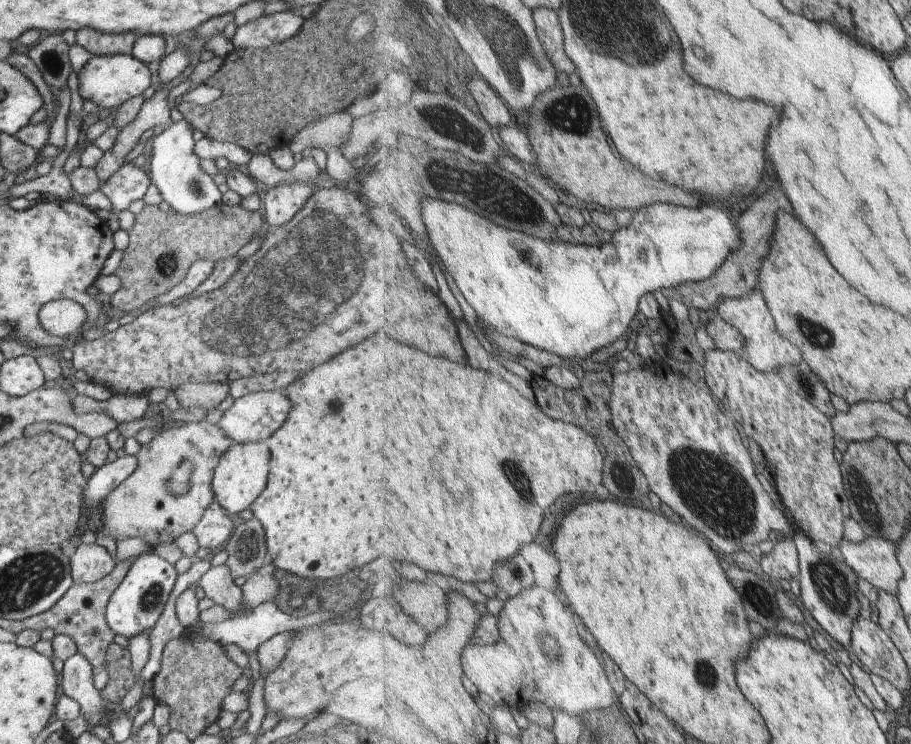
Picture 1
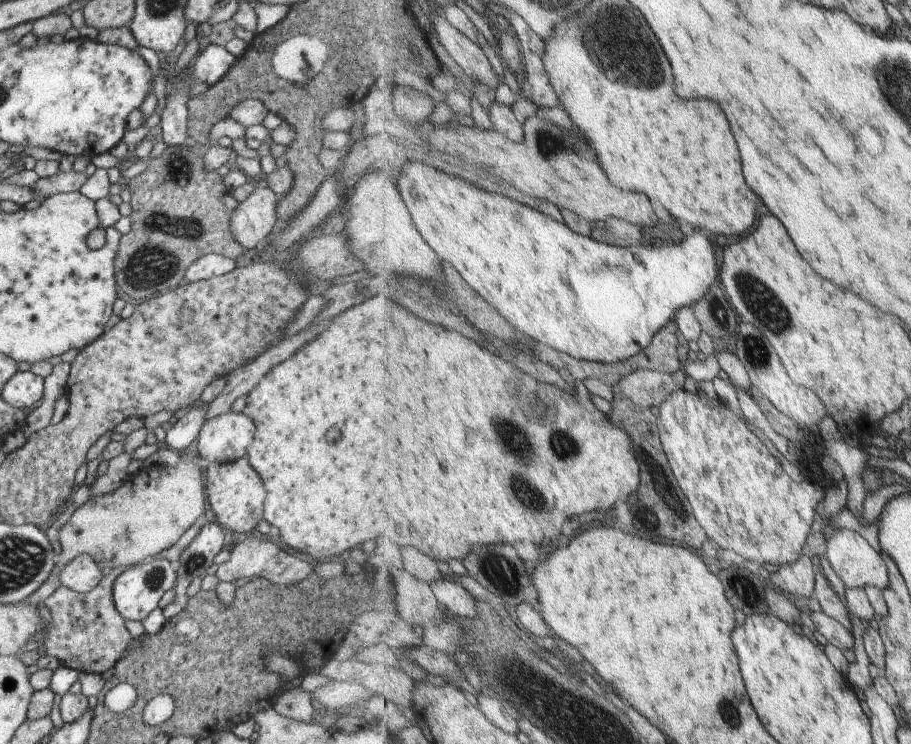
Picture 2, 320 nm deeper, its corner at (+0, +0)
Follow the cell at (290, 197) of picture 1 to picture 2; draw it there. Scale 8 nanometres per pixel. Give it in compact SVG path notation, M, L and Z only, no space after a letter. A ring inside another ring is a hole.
M262 182L231 212L229 231L244 250L263 243L277 224L278 197Z

